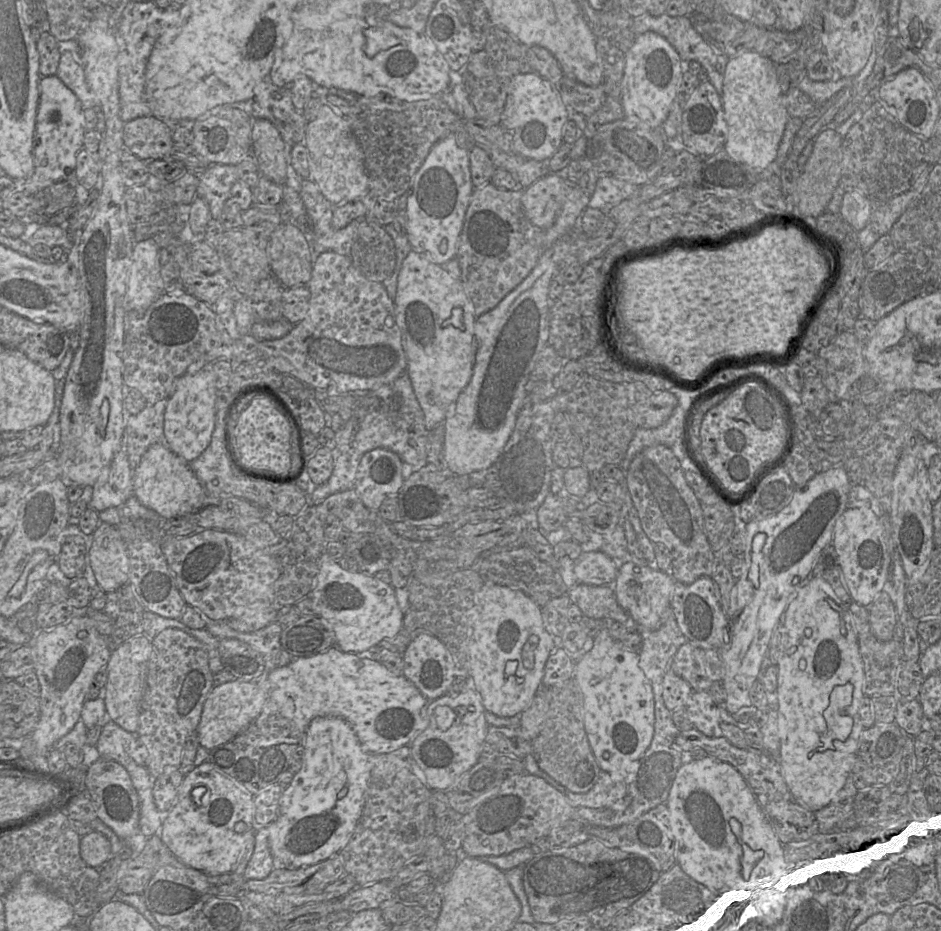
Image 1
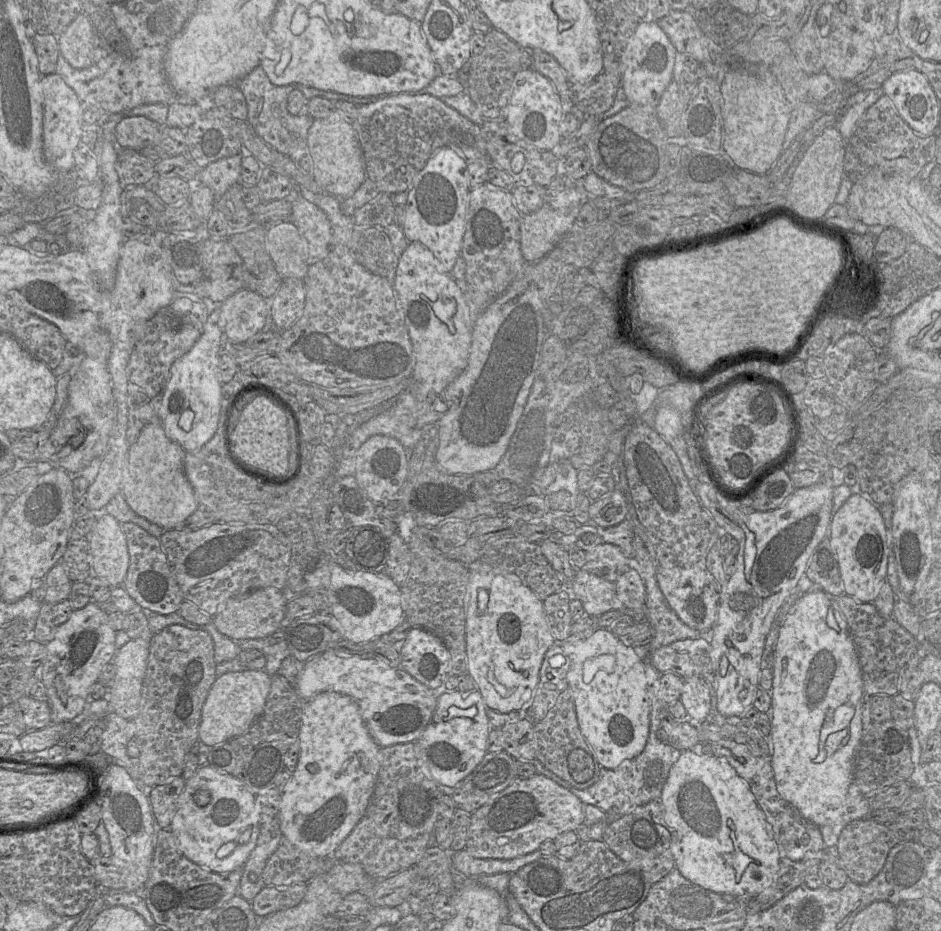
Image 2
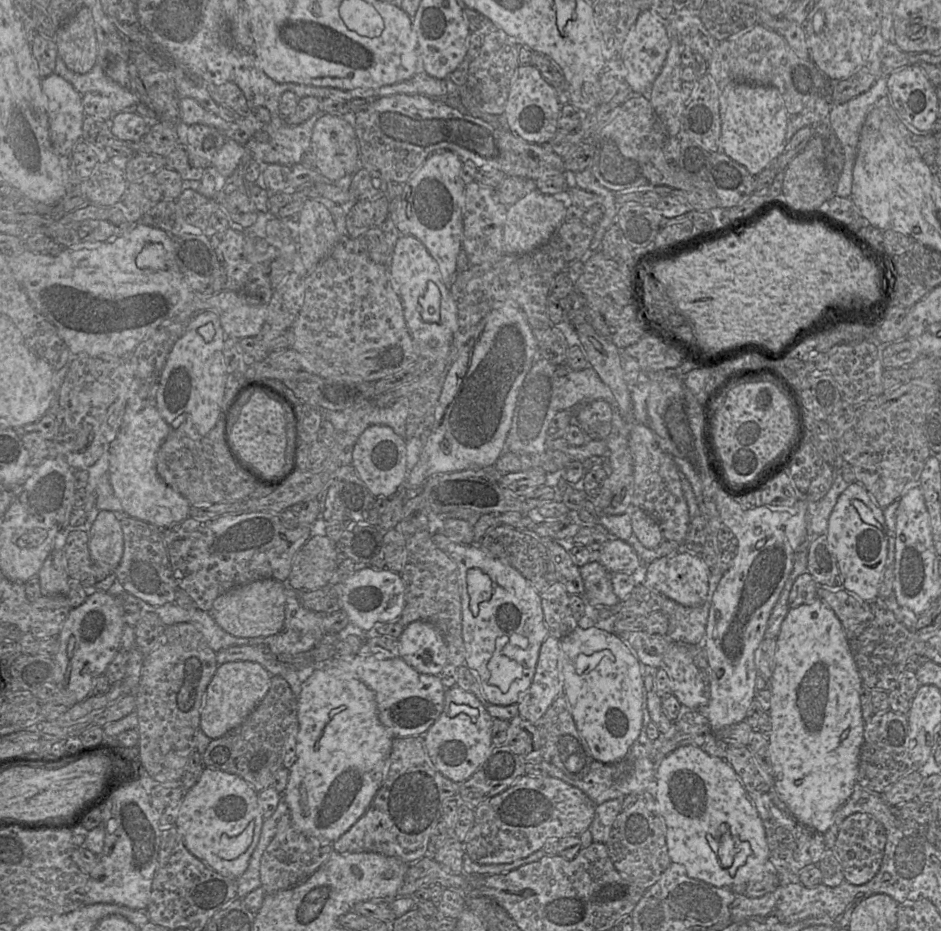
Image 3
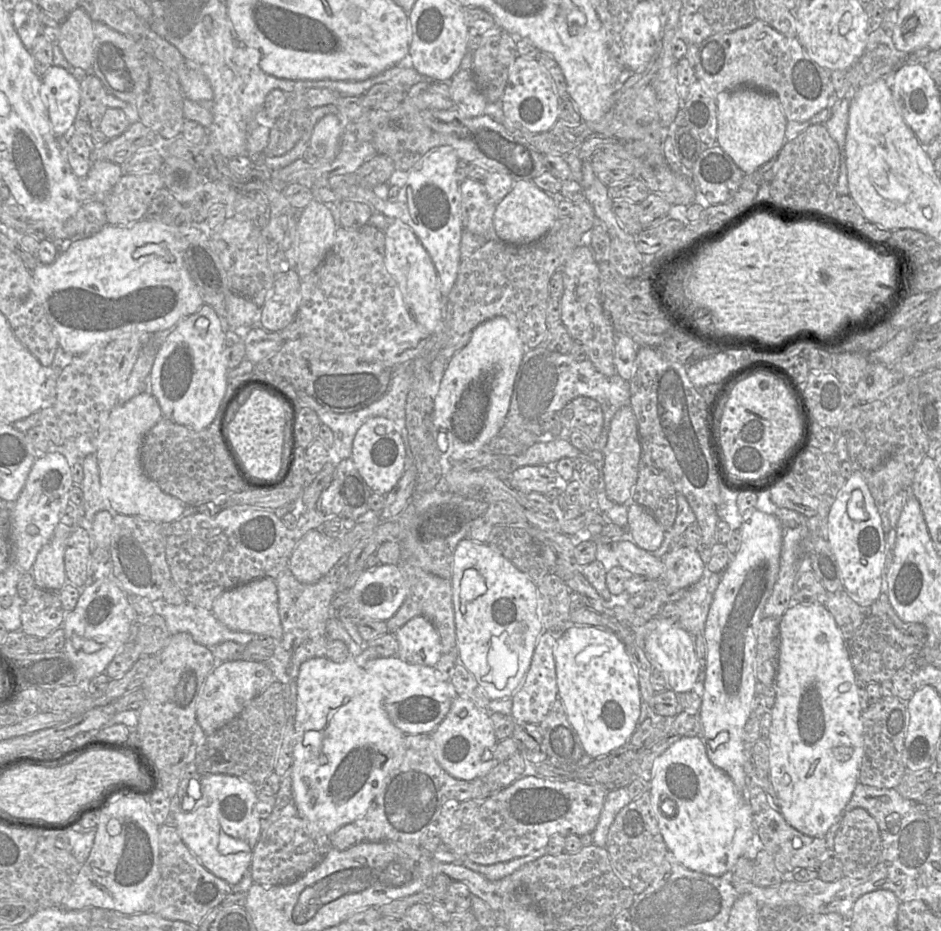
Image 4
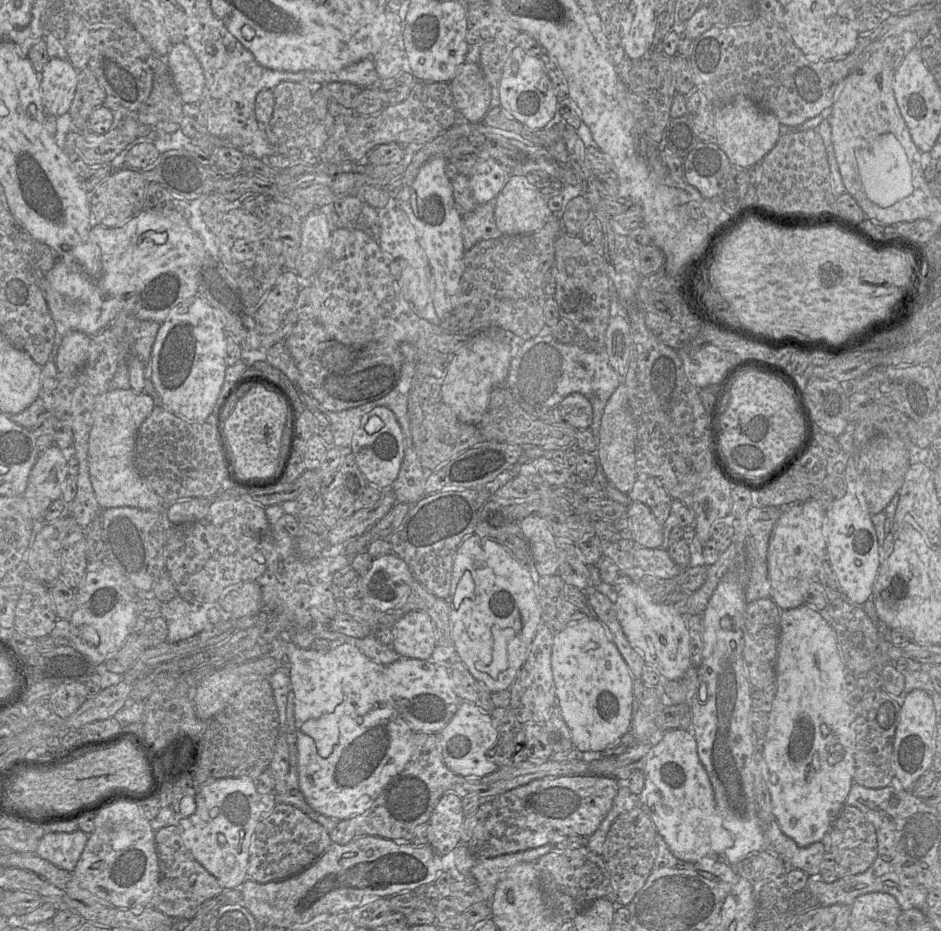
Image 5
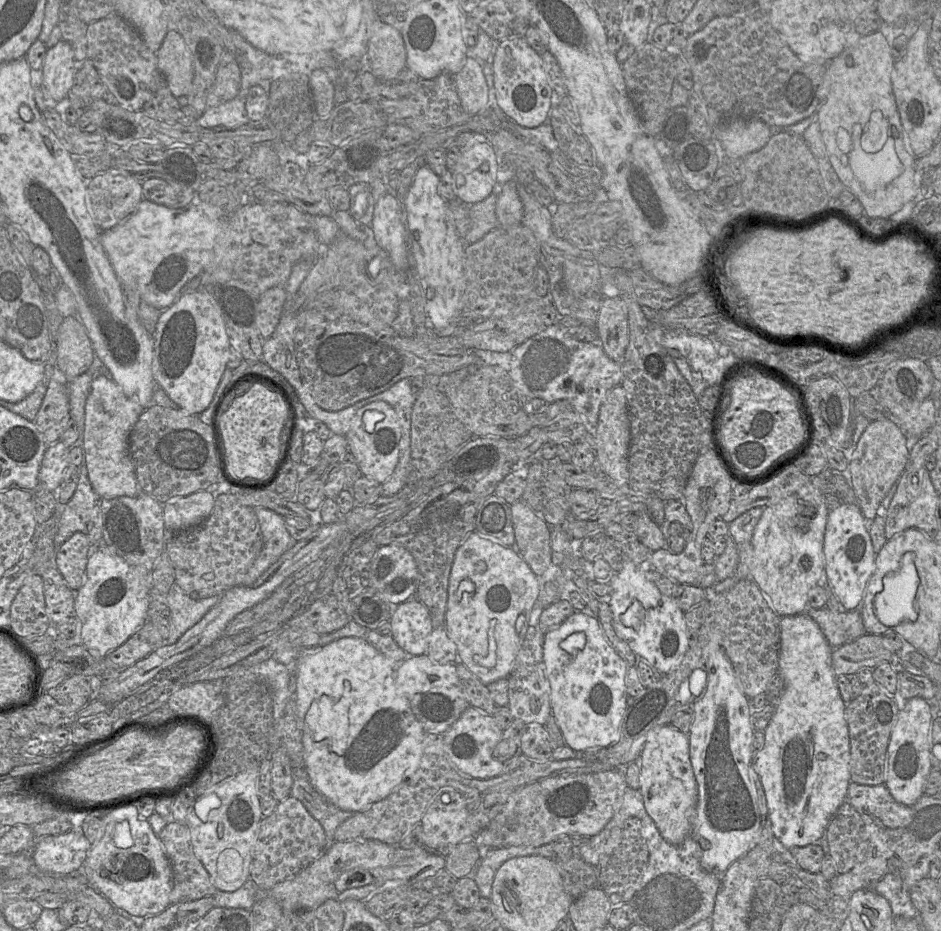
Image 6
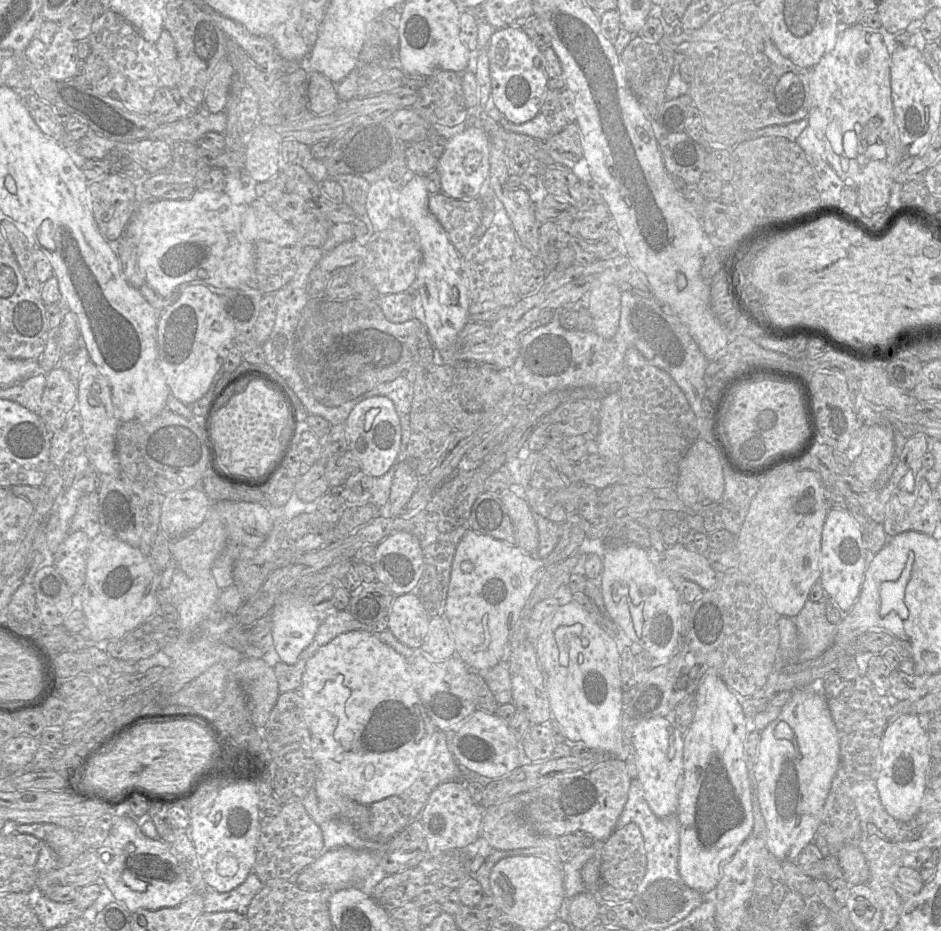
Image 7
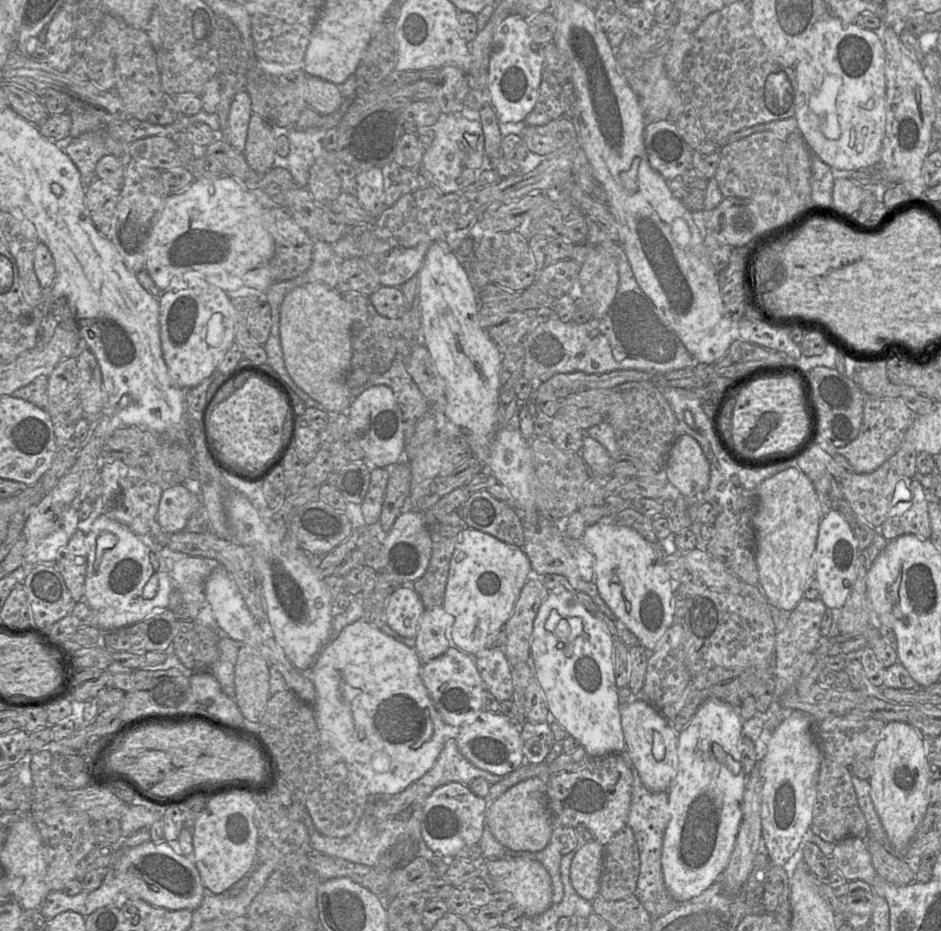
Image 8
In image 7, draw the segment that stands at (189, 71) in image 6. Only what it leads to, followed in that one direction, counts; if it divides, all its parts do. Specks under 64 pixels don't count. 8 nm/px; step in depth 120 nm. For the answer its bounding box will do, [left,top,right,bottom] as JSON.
[155,29,180,89]

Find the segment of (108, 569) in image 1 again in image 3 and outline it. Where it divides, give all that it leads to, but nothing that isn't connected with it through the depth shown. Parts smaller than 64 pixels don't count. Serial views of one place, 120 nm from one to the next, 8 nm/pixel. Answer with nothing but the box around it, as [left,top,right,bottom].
[89,510,123,568]

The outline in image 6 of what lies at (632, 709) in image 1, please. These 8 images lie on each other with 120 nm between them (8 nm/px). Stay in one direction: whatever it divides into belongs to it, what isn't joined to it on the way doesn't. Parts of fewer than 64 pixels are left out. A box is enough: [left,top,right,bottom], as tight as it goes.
[543,612,628,752]

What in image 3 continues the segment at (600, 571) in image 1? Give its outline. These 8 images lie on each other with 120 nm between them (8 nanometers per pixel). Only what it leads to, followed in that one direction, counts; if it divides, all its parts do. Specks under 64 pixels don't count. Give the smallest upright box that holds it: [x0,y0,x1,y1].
[599,538,645,574]

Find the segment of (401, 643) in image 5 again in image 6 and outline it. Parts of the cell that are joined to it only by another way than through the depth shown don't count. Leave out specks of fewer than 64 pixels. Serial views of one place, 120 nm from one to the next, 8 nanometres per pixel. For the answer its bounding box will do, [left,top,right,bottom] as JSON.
[389,596,434,656]

